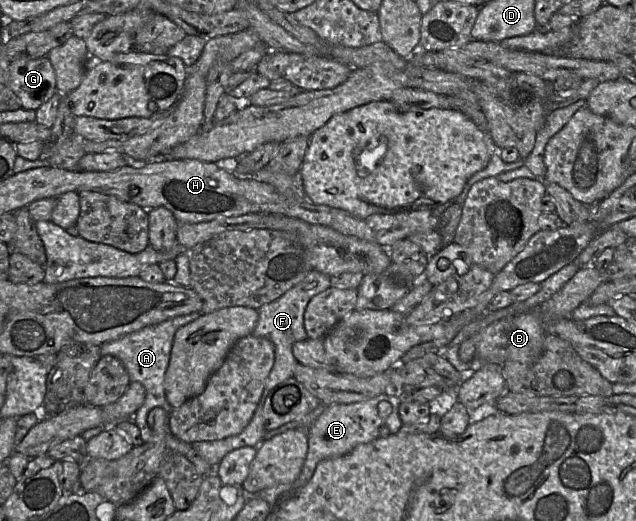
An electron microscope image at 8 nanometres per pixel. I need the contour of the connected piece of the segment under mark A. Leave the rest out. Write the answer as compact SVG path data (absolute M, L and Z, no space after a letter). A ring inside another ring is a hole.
M193 312L189 315L174 317L160 324L145 327L118 340L101 345L101 356L111 355L117 357L125 366L131 382L140 382L146 389L145 402L132 417L133 422L140 429L141 438L144 443L149 442L152 436L152 431L147 422L149 412L156 407L161 407L171 416L173 411L173 407L166 398L164 381L170 362L175 334L179 328L195 321L200 315L201 313Z

